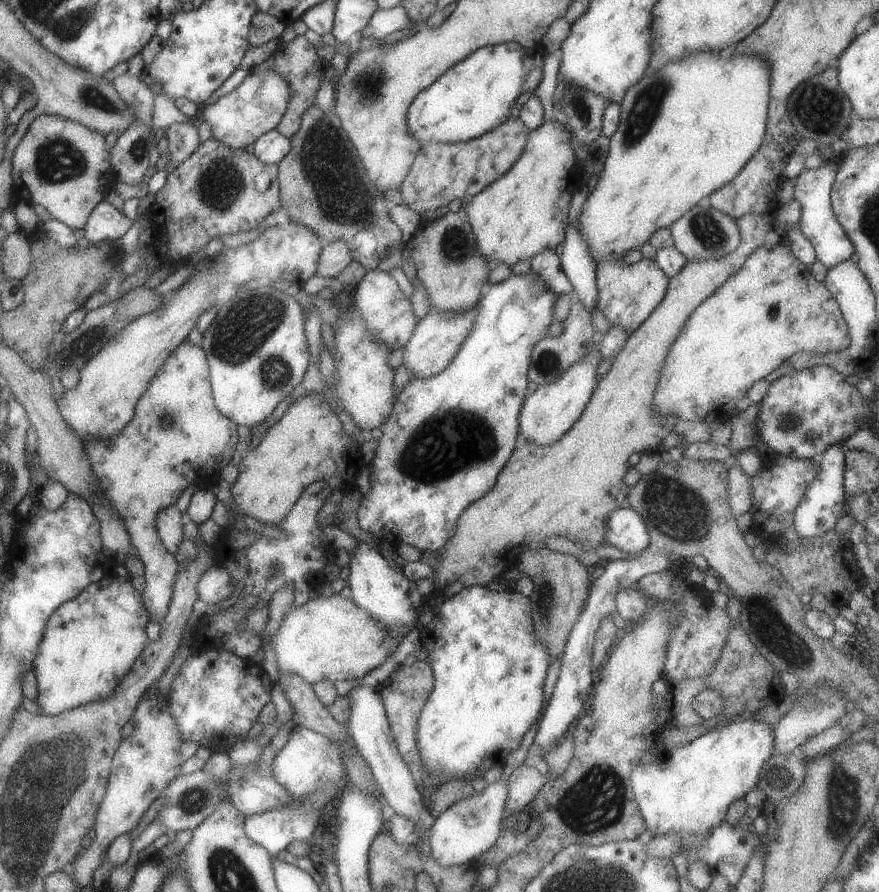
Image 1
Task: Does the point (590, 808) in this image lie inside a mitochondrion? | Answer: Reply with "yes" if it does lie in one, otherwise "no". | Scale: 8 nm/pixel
yes

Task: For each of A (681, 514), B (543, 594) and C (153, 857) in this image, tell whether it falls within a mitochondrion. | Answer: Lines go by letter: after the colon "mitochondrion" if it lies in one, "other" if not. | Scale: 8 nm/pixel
A: mitochondrion
B: mitochondrion
C: other

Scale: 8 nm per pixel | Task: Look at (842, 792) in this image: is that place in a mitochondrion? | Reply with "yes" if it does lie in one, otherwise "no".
yes

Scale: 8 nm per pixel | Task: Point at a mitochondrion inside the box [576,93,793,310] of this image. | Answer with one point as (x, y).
(711, 233)

